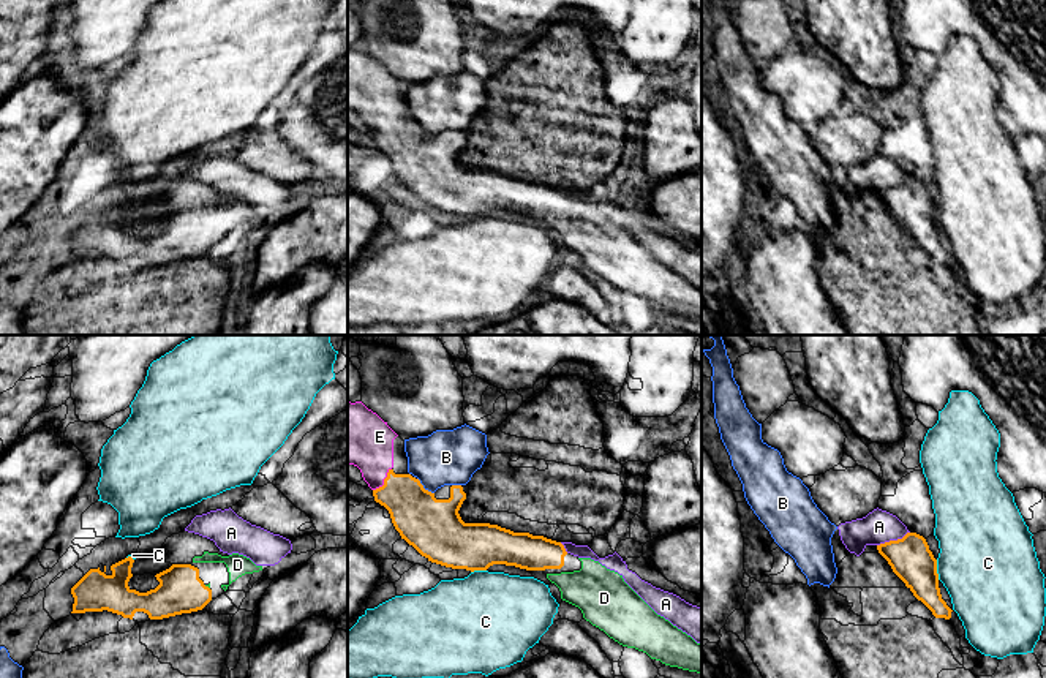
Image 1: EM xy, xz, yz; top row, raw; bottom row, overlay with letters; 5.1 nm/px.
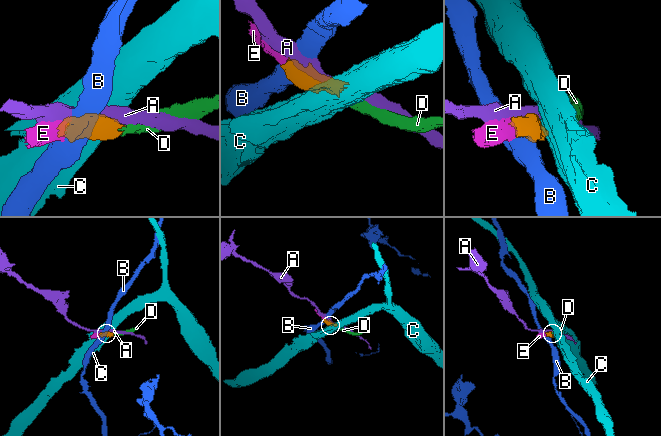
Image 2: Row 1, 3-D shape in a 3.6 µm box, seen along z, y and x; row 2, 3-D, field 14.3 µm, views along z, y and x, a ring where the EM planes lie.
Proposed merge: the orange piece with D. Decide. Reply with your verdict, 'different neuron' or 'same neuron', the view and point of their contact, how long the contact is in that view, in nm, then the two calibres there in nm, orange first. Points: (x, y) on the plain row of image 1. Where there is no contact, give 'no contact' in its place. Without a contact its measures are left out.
same neuron; contact xy (207, 233); length 40 nm; calibres 240 and 20 nm

